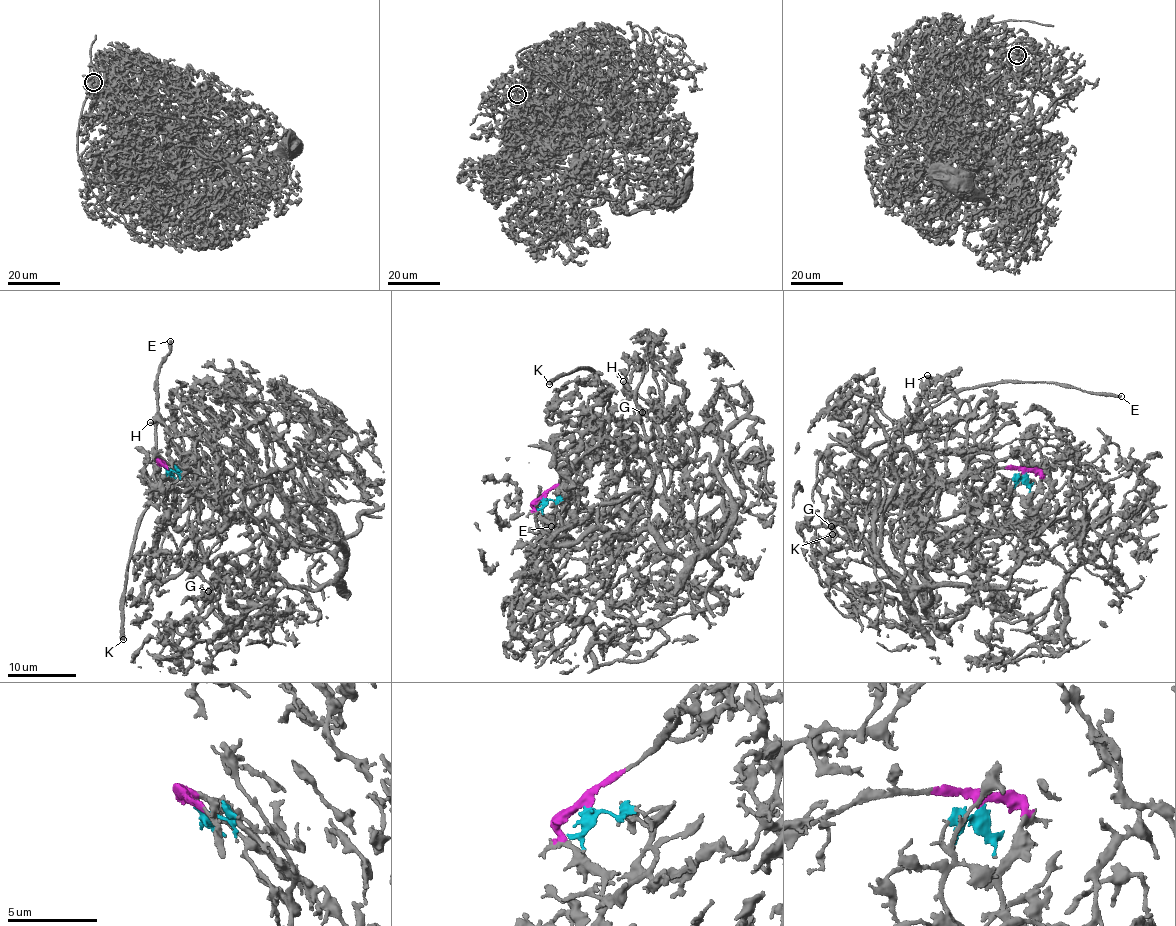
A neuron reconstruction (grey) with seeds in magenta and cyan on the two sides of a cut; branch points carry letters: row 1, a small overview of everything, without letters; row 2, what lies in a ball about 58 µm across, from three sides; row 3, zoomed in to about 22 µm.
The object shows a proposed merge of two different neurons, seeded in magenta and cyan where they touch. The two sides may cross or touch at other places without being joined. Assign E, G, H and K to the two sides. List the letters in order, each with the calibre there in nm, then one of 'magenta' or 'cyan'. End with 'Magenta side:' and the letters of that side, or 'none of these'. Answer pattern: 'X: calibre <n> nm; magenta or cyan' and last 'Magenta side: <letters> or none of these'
E: calibre 200 nm; magenta
G: calibre 360 nm; cyan
H: calibre 220 nm; cyan
K: calibre 440 nm; magenta
Magenta side: E, K

